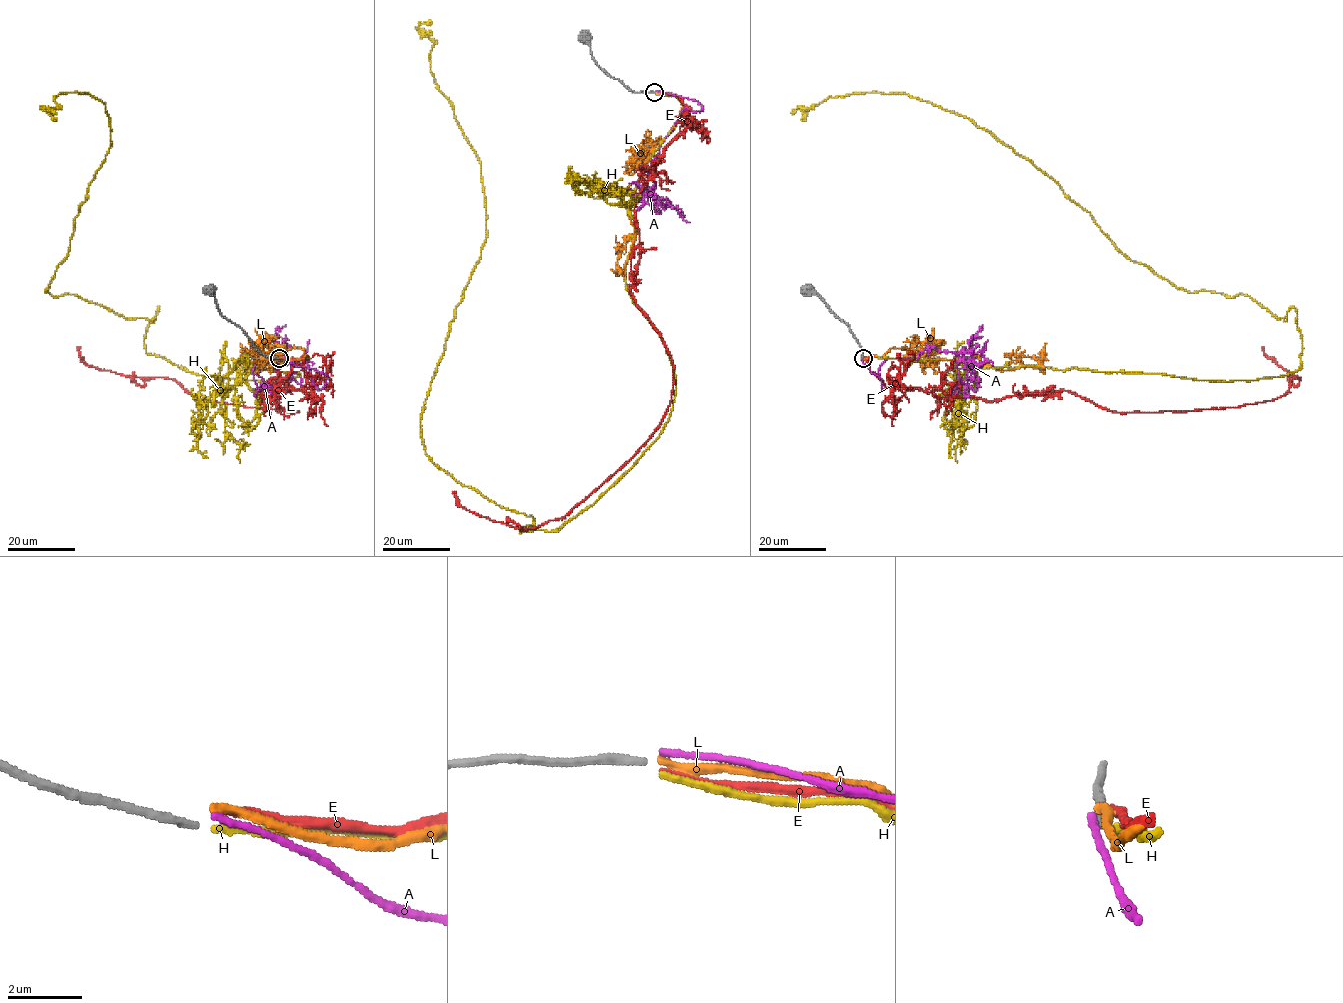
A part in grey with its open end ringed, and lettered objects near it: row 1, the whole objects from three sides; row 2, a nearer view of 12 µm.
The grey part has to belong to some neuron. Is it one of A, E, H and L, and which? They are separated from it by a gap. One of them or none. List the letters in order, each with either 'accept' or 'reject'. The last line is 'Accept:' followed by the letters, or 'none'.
A: reject
E: accept
H: reject
L: reject
Accept: E

